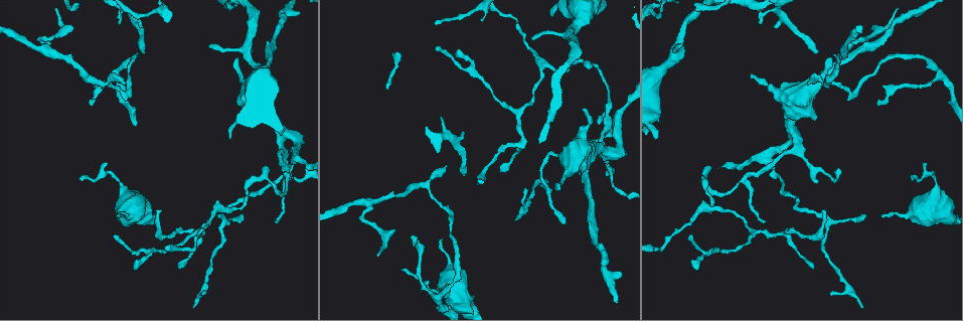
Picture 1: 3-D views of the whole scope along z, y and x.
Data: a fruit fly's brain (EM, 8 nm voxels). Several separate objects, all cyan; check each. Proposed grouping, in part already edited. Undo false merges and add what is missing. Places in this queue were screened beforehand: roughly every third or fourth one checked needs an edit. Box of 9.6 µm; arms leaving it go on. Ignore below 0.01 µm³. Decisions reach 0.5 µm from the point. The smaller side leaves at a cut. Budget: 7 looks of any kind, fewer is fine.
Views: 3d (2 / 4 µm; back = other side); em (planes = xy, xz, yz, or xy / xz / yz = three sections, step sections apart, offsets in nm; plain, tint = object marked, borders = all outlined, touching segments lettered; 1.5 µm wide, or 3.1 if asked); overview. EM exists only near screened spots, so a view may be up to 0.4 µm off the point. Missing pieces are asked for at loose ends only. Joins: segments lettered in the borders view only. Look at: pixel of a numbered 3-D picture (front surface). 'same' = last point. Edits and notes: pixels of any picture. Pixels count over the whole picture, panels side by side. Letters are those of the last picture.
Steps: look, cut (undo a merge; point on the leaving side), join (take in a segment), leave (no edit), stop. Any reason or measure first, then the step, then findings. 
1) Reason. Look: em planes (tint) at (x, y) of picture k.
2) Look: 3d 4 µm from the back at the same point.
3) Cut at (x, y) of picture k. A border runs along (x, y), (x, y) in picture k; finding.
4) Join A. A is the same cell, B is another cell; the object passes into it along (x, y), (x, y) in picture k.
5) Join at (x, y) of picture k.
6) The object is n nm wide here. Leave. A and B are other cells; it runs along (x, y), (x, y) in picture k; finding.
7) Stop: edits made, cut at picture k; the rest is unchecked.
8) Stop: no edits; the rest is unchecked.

Branch stops here. Look: em planes (plain) at (113, 236) of picture 1.

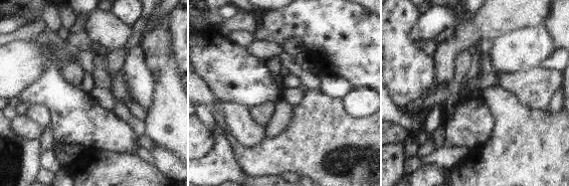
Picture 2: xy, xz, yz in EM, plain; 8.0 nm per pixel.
See the neighbours. Look: em planes (borders) at the same point.

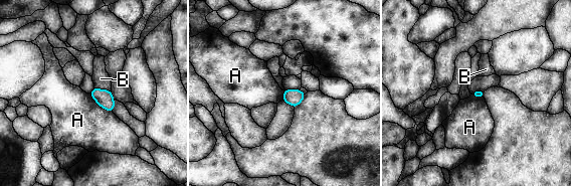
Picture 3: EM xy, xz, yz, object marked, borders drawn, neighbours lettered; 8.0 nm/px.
Leave. A and B are other cells; a border runs along (89, 94), (100, 106), (112, 113) in picture 3; none of them fits.

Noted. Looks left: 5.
Branch stops here. Look: em xy step 8 (borders) at (143, 53) of picture 1.

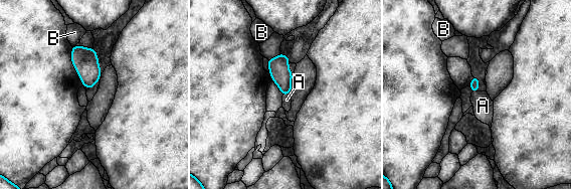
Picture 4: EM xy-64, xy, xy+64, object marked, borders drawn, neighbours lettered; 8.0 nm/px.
The longest contact is with A, 70 nm. Join A. A is the same cell, B is another cell; the cell continues.

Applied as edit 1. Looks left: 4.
Tapers out. Look: em xy step 8 (borders) at (440, 238) of picture 1.

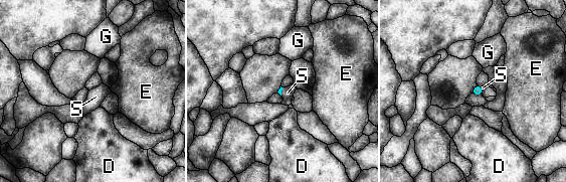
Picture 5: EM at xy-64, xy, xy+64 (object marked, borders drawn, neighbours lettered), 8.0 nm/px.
Another direction. Look: em planes (borders) at the same point.

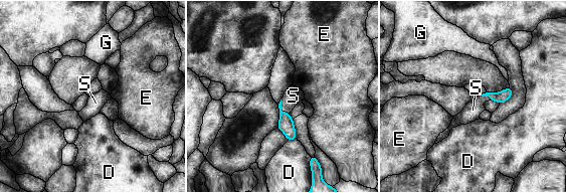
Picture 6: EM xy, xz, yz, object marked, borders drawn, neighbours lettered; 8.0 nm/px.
Join S. S is the same cell, D, E and G are other cells; the object passes into it along (286, 124), (280, 109), (293, 95) in picture 6; the cell continues.

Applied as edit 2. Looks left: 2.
Stop: edits made, join at picture 4, join at picture 6; the rest is unchecked.

